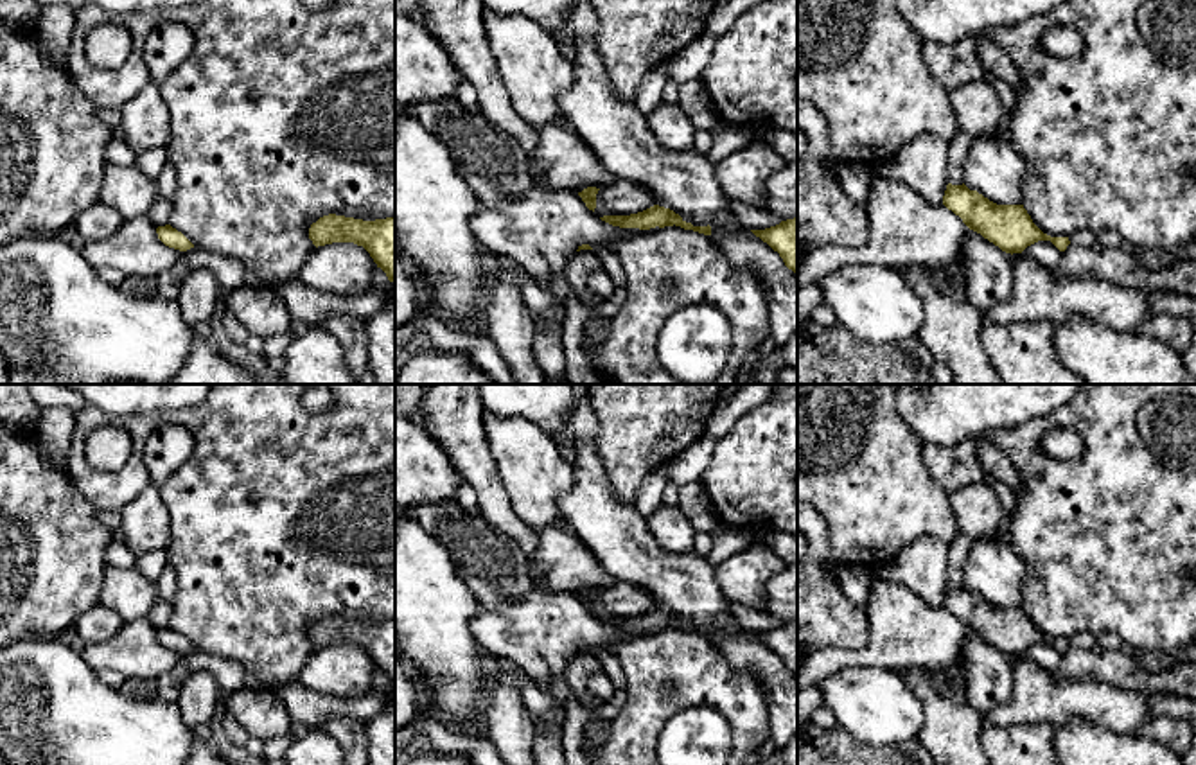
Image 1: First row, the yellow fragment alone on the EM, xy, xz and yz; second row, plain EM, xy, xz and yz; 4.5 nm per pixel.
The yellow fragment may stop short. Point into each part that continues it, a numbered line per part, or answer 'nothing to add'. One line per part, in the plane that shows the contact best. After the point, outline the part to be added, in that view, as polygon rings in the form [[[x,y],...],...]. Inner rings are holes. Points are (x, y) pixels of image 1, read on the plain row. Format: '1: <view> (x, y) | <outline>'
nothing to add

